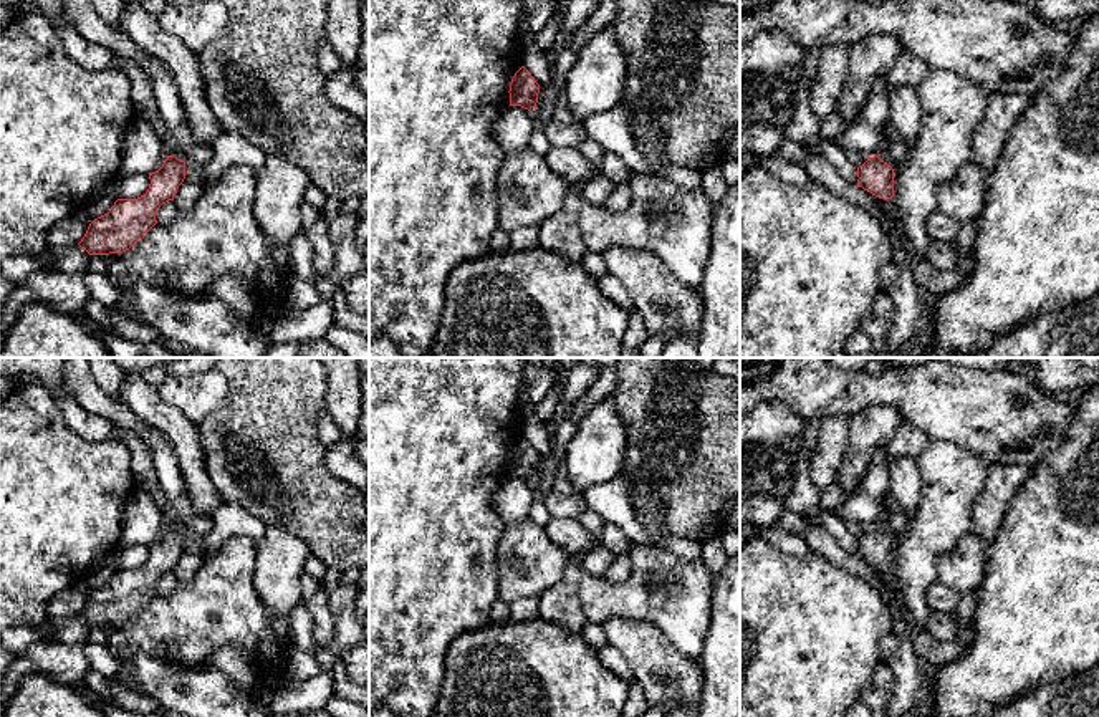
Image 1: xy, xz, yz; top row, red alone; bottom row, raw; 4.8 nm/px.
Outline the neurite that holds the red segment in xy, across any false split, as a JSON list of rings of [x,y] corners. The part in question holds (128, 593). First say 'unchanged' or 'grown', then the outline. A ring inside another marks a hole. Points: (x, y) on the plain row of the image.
grown; [[[187,490],[177,497],[175,508],[175,525],[167,527],[162,538],[149,545],[147,563],[137,570],[118,570],[108,585],[89,594],[78,614],[89,626],[122,624],[141,613],[157,594],[157,580],[174,571],[185,550],[189,523],[195,517],[209,517],[194,507]]]

